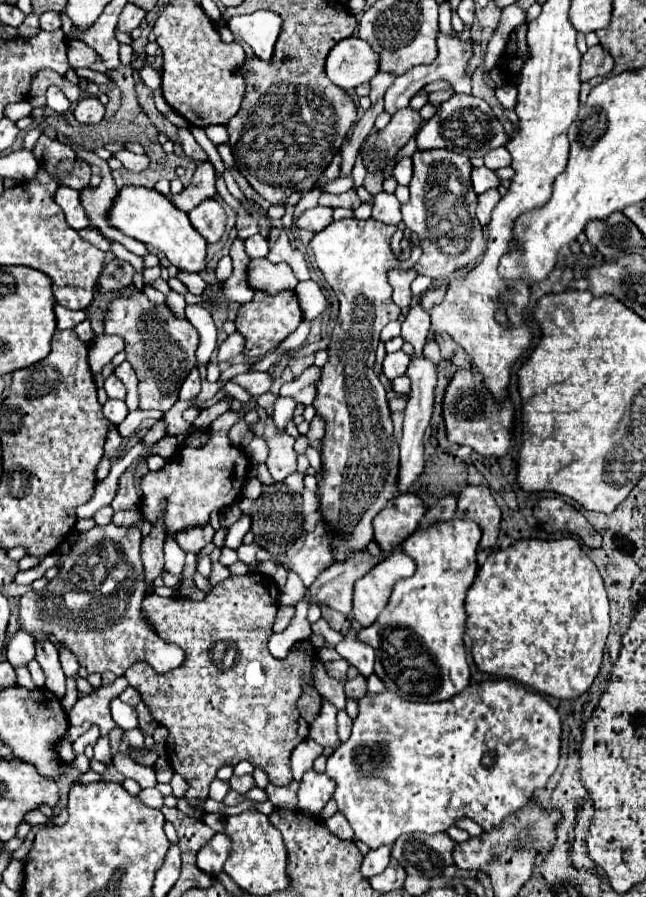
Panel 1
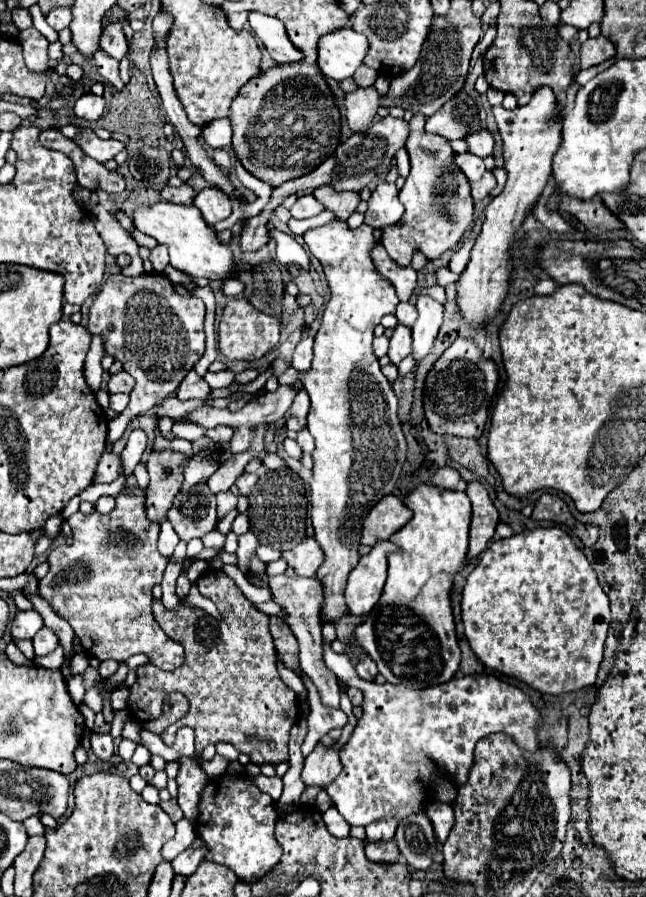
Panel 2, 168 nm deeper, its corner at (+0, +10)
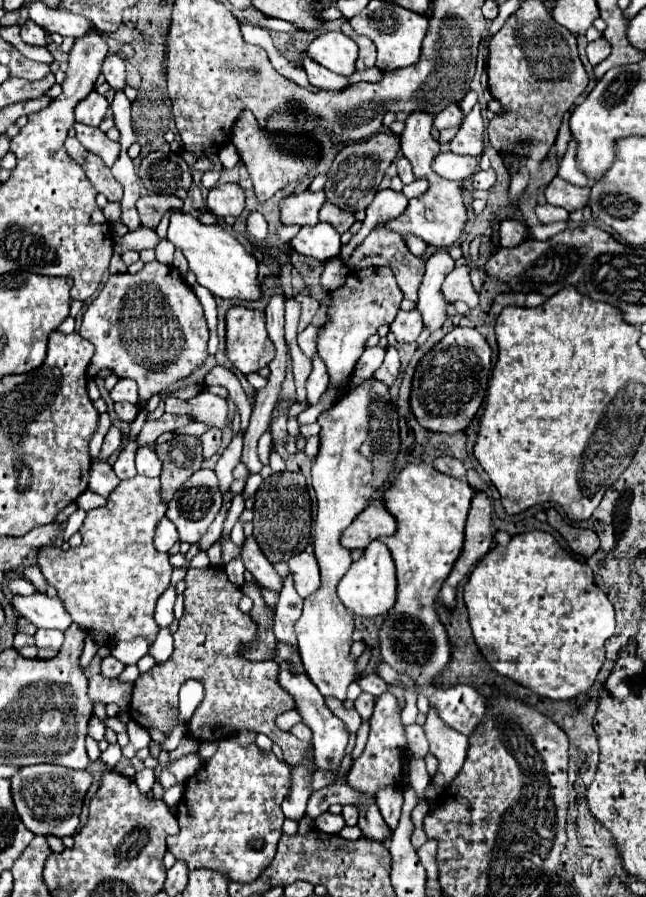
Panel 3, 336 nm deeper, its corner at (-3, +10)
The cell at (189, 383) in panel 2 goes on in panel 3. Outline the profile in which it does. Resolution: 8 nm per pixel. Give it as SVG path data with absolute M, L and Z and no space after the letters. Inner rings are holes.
M202 391L198 393L194 399L182 401L176 397L168 397L166 399L166 411L168 413L188 413L192 415L196 421L204 421L210 427L224 427L226 419L228 419L228 407L226 407L226 399L222 399L220 395L214 395L210 391Z

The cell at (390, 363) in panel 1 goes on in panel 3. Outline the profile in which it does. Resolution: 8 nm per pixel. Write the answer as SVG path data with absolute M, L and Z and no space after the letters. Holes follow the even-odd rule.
M416 309L414 311L400 311L390 325L390 331L394 333L398 343L414 343L418 339L418 335L422 333L422 329L424 329L422 317Z

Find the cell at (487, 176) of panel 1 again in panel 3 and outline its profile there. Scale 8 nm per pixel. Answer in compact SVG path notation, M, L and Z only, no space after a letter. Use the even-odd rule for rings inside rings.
M451 151L440 152L432 163L432 169L446 179L452 181L464 181L468 175L478 171L478 161L475 157L468 155L458 155Z

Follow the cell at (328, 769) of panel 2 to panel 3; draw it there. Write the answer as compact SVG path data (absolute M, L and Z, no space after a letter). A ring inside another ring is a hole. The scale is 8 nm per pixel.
M278 643L278 647L276 647L276 661L278 661L278 665L280 665L280 675L278 675L280 685L294 697L296 709L300 711L302 721L304 721L304 723L312 729L312 733L314 733L312 743L314 743L314 763L316 763L316 769L318 769L318 771L338 769L338 767L340 767L340 761L342 761L344 755L346 755L346 745L348 745L348 731L346 731L344 723L326 707L324 697L320 695L320 691L316 689L316 685L312 685L312 681L308 679L304 667L302 667L302 661L300 661L298 651L294 651L294 649L292 649L290 645L286 645L286 643Z

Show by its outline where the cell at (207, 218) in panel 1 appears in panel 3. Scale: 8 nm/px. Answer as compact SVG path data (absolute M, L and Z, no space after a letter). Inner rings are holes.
M226 183L210 189L206 205L218 217L238 217L244 211L244 189L236 183Z

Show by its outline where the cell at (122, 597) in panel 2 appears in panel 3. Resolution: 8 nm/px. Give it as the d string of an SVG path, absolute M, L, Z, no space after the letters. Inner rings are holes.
M136 475L132 479L124 479L120 481L120 485L108 495L108 505L104 507L96 507L92 511L86 513L86 519L80 527L80 535L82 535L82 545L76 547L76 549L60 549L60 547L46 547L42 551L38 551L38 565L44 573L44 577L48 579L48 583L58 591L58 597L62 599L64 603L64 609L68 609L68 613L72 615L72 621L78 623L84 631L88 631L90 635L92 633L104 633L106 635L106 641L132 641L132 639L138 639L138 637L144 637L144 639L150 639L154 641L156 635L158 635L158 625L154 621L154 609L156 609L156 599L166 591L166 587L170 585L170 577L172 577L172 565L168 561L168 555L166 553L160 553L156 551L156 547L152 545L152 533L156 529L156 521L160 521L160 517L164 517L166 513L166 503L160 499L160 479L150 479L150 477L142 477L142 475Z

